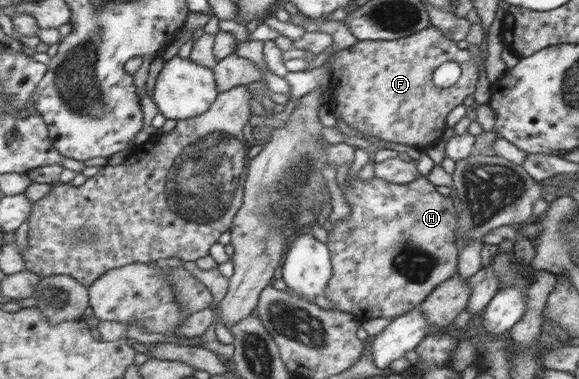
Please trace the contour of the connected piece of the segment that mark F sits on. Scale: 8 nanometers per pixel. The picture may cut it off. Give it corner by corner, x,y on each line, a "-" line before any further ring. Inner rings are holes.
432,26
395,40
355,41
351,46
329,55
326,59
330,64
333,87
325,104
331,113
338,113
348,127
356,129
366,137
376,137
380,141
392,141
417,148
438,139
444,133
446,113
452,107
460,105
466,95
471,95
475,91
478,73
484,65
486,56
484,47
477,50
456,49
454,41
446,38
438,27
-
446,62
460,65
460,79
450,87
439,89
432,85
432,72
438,65

